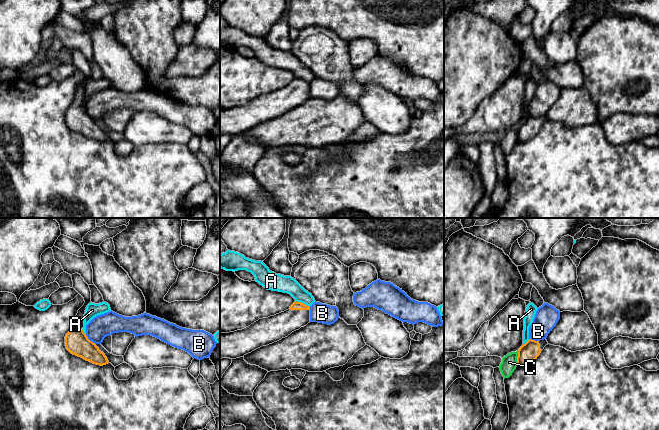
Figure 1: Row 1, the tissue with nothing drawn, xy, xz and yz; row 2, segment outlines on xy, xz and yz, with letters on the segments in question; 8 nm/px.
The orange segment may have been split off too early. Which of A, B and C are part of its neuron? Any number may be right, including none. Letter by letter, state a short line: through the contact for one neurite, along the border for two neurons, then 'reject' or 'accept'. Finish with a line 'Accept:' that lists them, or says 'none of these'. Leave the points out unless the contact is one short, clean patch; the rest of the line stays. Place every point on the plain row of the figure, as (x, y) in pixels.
A: line xz (295, 76), (309, 82); reject
B: reject
C: reject
Accept: none of these

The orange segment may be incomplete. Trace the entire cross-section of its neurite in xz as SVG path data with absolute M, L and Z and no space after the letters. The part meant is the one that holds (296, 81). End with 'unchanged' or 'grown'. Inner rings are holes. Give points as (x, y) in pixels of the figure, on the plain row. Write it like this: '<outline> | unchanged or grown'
M295 77L288 86L262 94L250 102L220 109L220 135L236 135L287 113L310 99L310 82Z | grown

